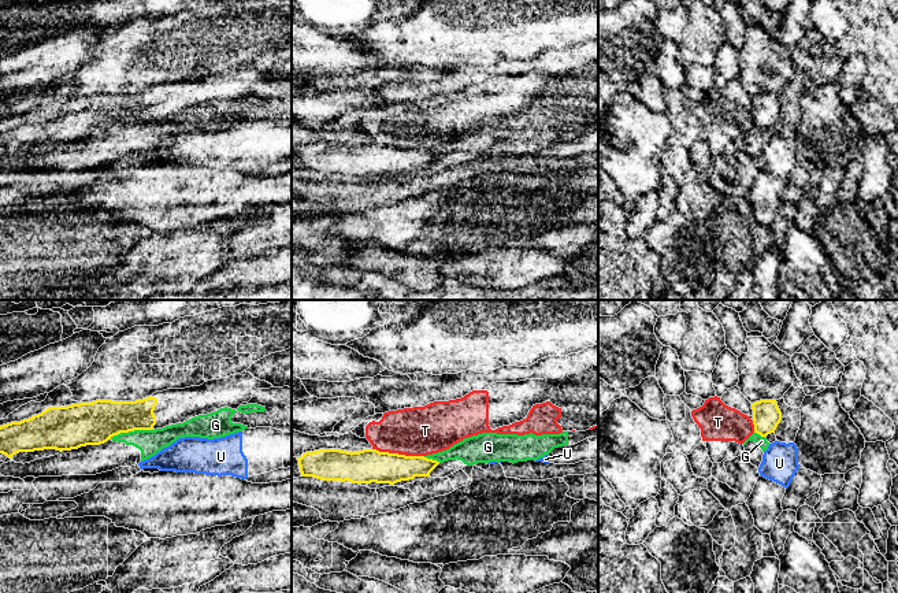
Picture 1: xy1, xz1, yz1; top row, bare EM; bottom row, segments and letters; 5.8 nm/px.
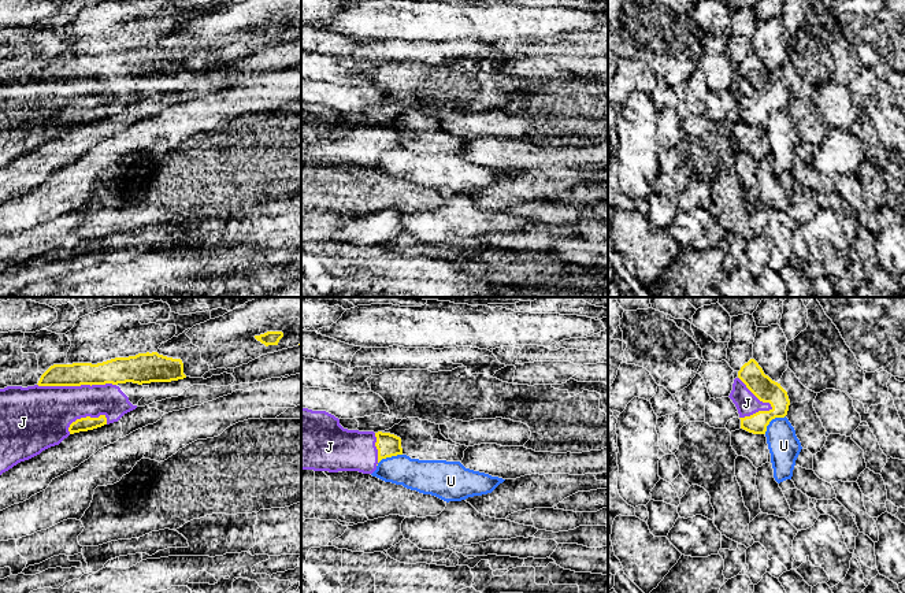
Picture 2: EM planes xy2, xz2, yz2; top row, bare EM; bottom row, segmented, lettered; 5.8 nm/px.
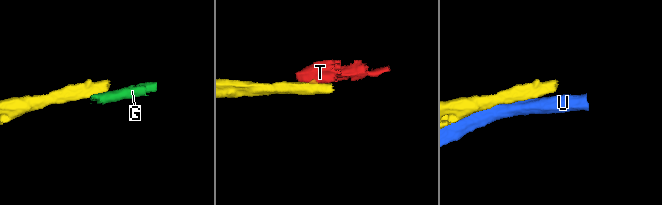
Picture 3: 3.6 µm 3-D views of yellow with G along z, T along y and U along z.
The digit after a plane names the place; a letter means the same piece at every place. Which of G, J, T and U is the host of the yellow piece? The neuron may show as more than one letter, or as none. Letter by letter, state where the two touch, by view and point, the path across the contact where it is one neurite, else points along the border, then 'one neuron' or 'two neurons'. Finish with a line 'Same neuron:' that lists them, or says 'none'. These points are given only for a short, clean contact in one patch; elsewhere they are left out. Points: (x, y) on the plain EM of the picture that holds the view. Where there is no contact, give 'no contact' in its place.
G: xy1 (130, 123) | along xy1 (151, 122), (121, 125), (110, 132) | two neurons
J: xy2 (77, 78) | one neuron
T: xz1 (397, 147) | along xz1 (373, 141), (381, 145), (423, 149) | two neurons
U: yz2 (771, 112) | two neurons
Same neuron: J

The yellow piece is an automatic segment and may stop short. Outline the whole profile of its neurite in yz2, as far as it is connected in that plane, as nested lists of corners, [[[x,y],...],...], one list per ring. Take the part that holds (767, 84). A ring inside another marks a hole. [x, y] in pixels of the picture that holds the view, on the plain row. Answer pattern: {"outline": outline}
{"outline": [[[754,52],[741,60],[728,90],[738,103],[741,122],[753,127],[765,127],[769,115],[785,111],[790,99],[787,85]]]}

